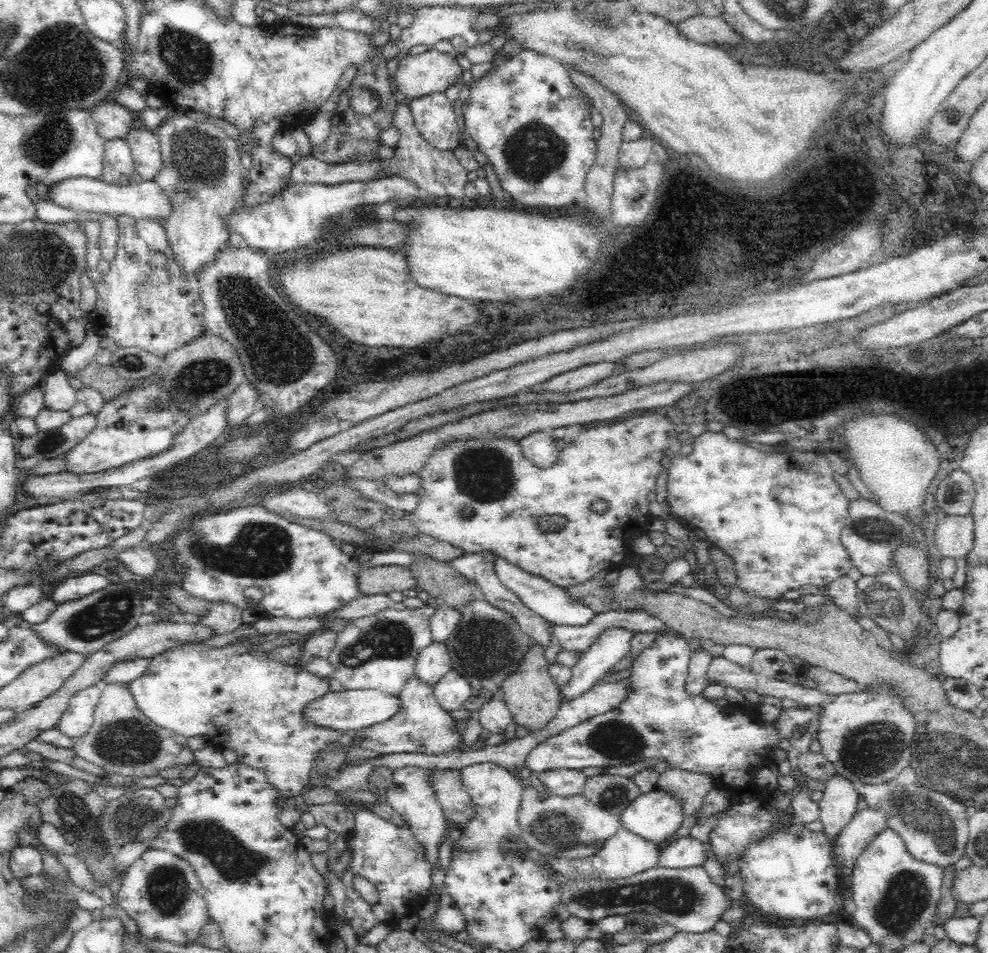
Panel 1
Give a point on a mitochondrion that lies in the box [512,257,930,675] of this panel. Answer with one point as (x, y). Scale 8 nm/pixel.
(893, 606)

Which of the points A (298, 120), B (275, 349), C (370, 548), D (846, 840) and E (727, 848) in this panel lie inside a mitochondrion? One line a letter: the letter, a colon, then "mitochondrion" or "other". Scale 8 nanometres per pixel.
A: other
B: mitochondrion
C: other
D: other
E: other

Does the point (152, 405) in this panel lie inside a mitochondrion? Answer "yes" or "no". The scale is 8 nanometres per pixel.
yes

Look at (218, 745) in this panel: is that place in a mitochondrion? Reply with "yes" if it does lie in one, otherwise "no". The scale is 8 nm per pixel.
no

